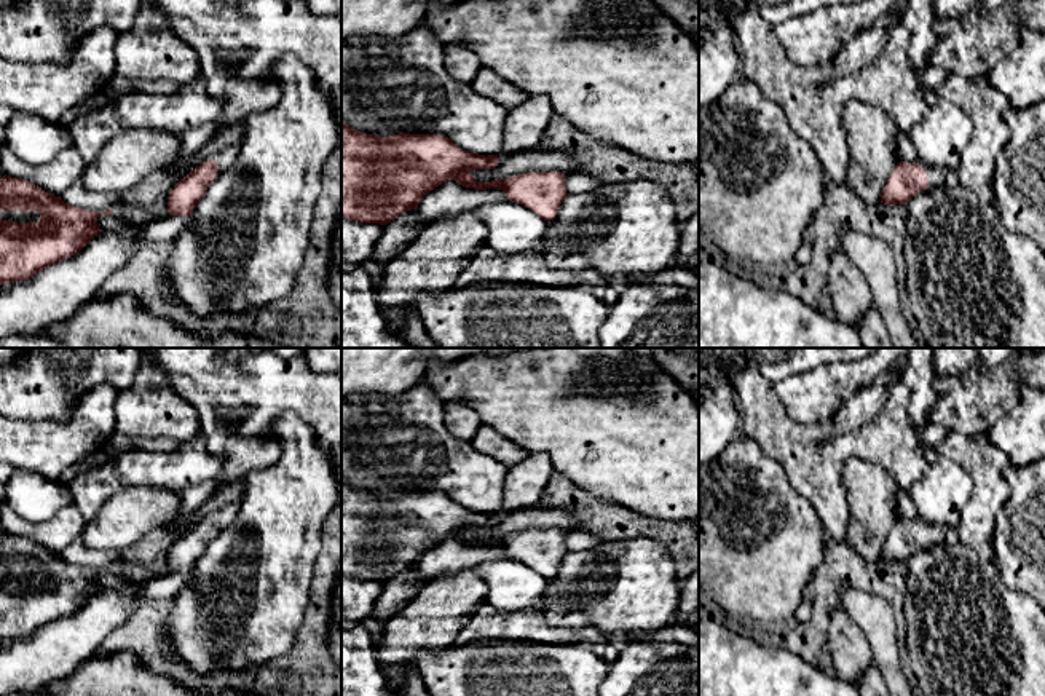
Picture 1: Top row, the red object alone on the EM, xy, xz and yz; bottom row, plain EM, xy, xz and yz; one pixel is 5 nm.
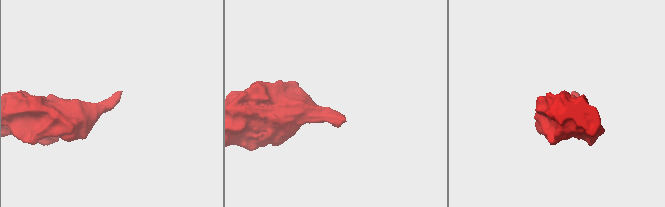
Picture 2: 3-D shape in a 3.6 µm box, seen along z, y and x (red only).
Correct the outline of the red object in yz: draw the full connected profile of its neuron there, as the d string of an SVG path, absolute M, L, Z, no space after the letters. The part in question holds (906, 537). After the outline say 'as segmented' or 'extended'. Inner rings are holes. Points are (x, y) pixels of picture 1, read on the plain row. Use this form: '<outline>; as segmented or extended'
M919 517L914 520L900 519L887 536L881 560L906 562L916 551L944 543L949 538L952 533L941 524L924 522Z; extended

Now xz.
M341 476L341 575L386 583L402 570L418 565L424 551L456 538L466 546L503 548L509 559L523 562L534 568L541 576L555 576L562 559L566 556L565 532L525 530L491 540L475 540L472 527L495 527L499 520L498 512L479 512L455 503L444 492L392 492L377 495L349 485Z; as segmented

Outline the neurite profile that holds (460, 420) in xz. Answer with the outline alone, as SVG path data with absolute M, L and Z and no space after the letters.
M447 402L444 405L444 423L450 434L471 442L475 450L495 458L507 468L523 461L528 455L528 452L515 442L483 426L475 410L461 402Z

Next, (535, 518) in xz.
M530 506L520 511L499 511L499 520L495 527L472 527L475 540L491 540L507 536L525 530L557 528L565 533L576 530L576 519L563 508Z

